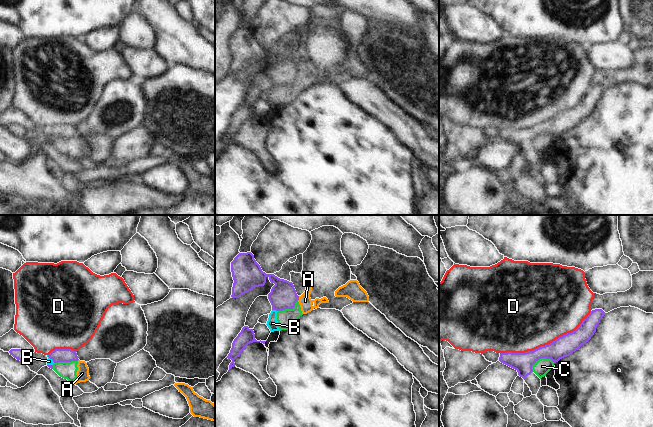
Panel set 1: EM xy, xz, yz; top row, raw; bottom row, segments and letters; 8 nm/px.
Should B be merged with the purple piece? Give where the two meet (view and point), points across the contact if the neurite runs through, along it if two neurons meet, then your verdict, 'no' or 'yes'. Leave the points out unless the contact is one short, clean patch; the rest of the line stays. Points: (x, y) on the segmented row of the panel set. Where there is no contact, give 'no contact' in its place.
contact xz (275, 309); border xz (272, 309), (277, 311); no

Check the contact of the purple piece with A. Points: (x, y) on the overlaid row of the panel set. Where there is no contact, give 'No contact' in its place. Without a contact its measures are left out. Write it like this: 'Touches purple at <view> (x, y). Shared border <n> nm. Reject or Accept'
Touches purple at xz (298, 298). Shared border 40 nm. Reject

